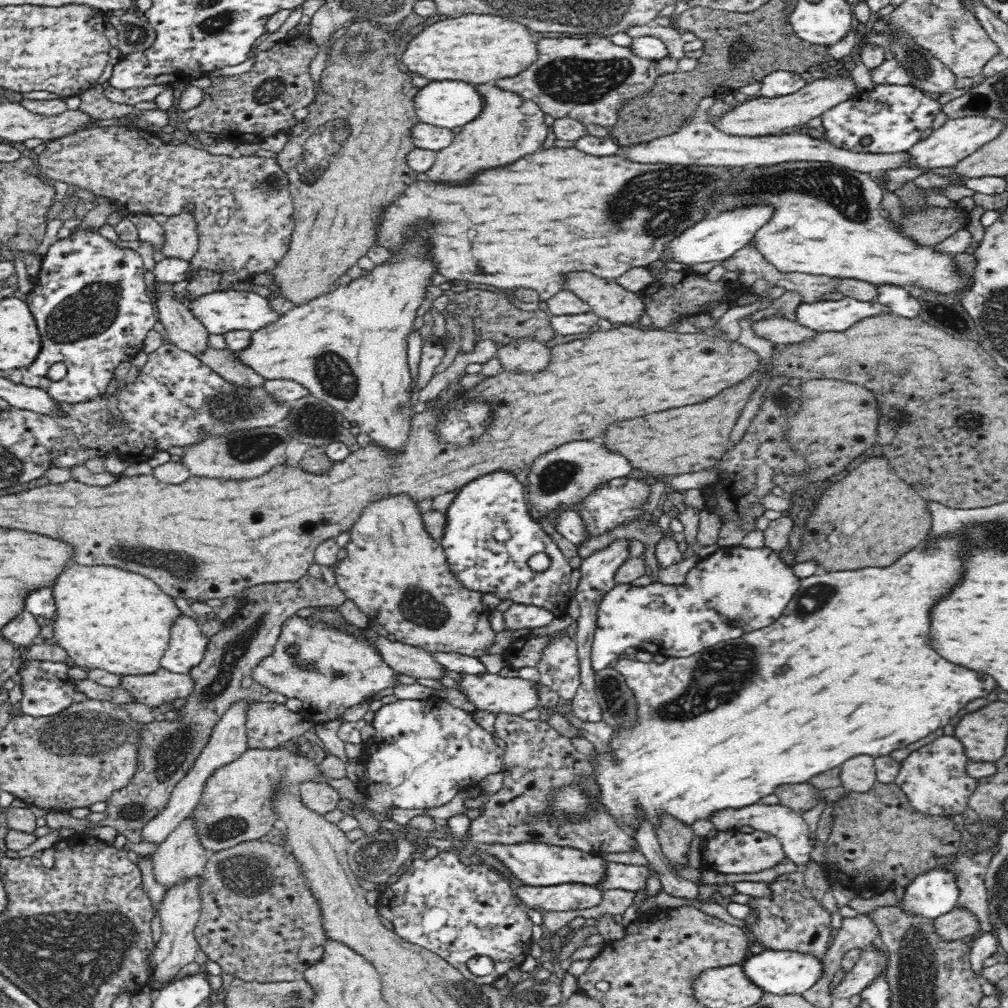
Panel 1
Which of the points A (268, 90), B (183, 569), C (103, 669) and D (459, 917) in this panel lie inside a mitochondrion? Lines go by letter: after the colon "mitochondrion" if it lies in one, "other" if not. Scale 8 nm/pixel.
A: mitochondrion
B: mitochondrion
C: other
D: other

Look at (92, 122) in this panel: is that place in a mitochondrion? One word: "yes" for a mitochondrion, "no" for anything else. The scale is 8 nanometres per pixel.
no

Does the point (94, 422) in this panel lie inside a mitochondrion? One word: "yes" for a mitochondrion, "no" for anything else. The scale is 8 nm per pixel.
no

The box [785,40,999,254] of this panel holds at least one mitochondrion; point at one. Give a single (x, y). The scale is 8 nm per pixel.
(919, 66)

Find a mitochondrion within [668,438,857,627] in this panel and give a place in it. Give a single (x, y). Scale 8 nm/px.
(813, 599)

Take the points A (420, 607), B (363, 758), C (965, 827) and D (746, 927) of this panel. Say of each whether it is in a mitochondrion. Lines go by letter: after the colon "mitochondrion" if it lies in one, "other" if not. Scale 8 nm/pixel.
A: mitochondrion
B: other
C: other
D: other

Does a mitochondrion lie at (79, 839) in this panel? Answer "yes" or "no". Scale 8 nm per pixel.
no

